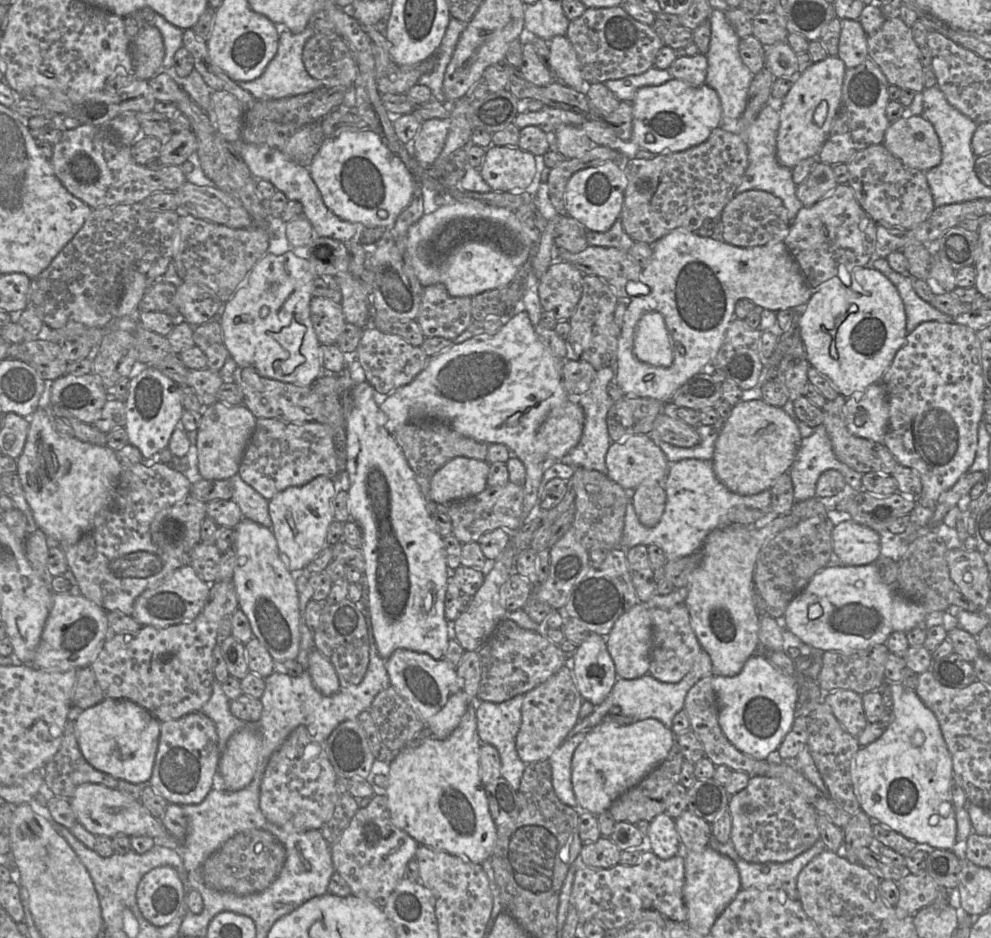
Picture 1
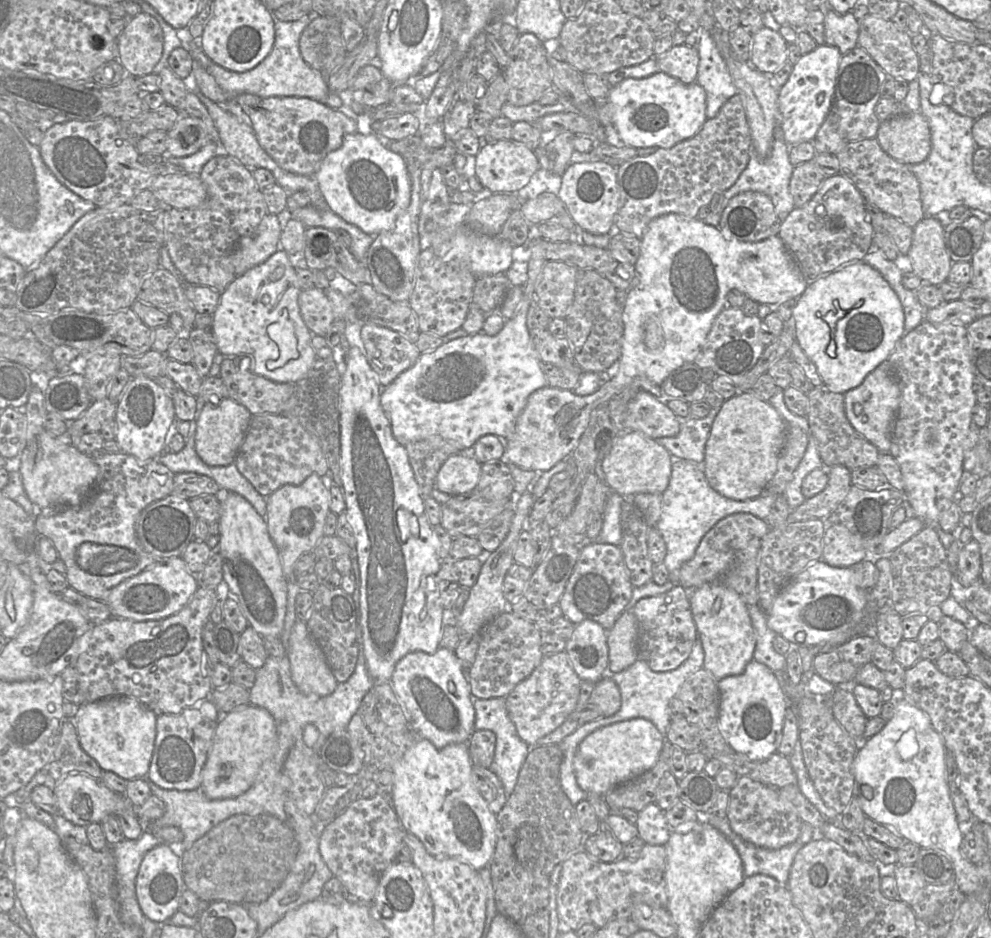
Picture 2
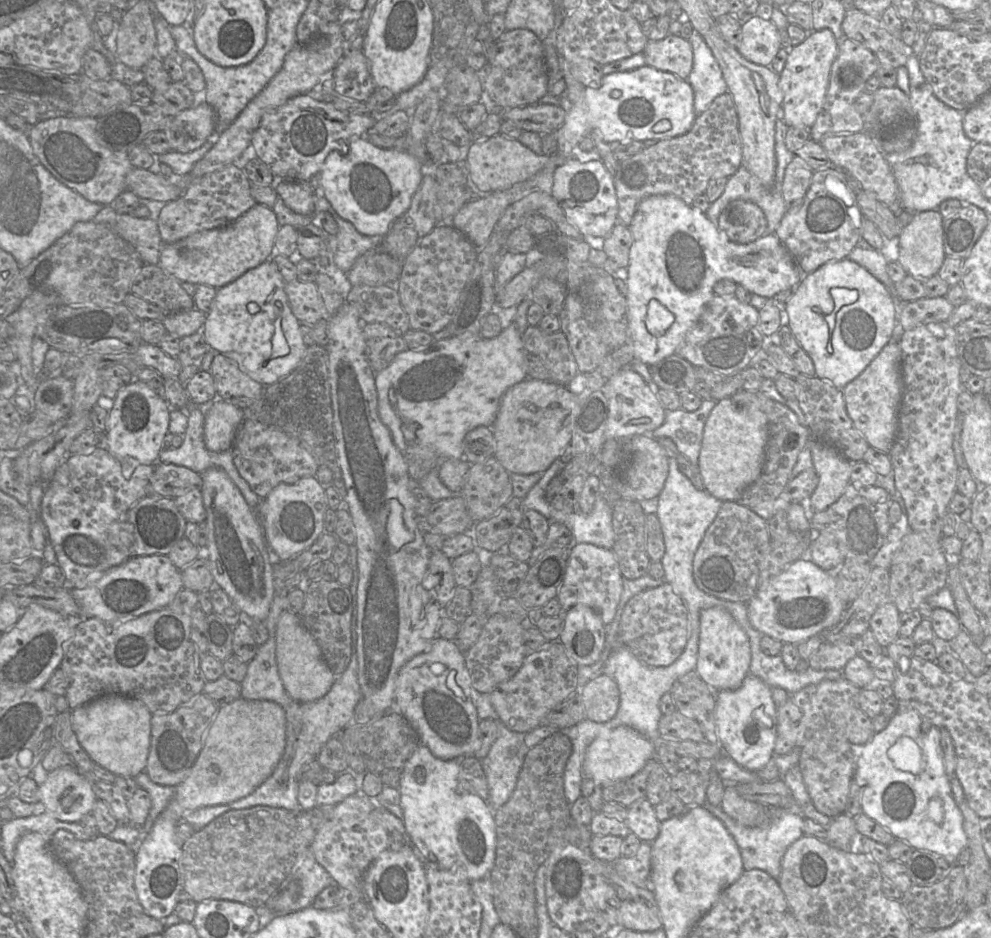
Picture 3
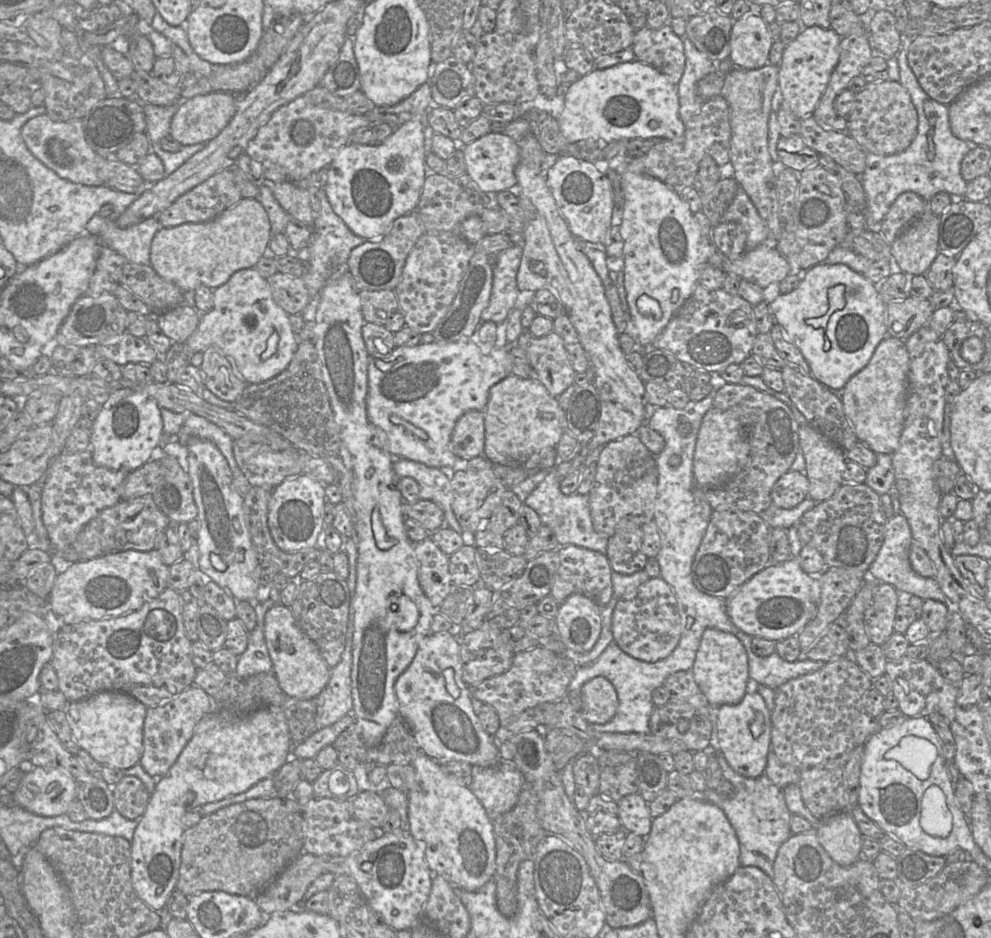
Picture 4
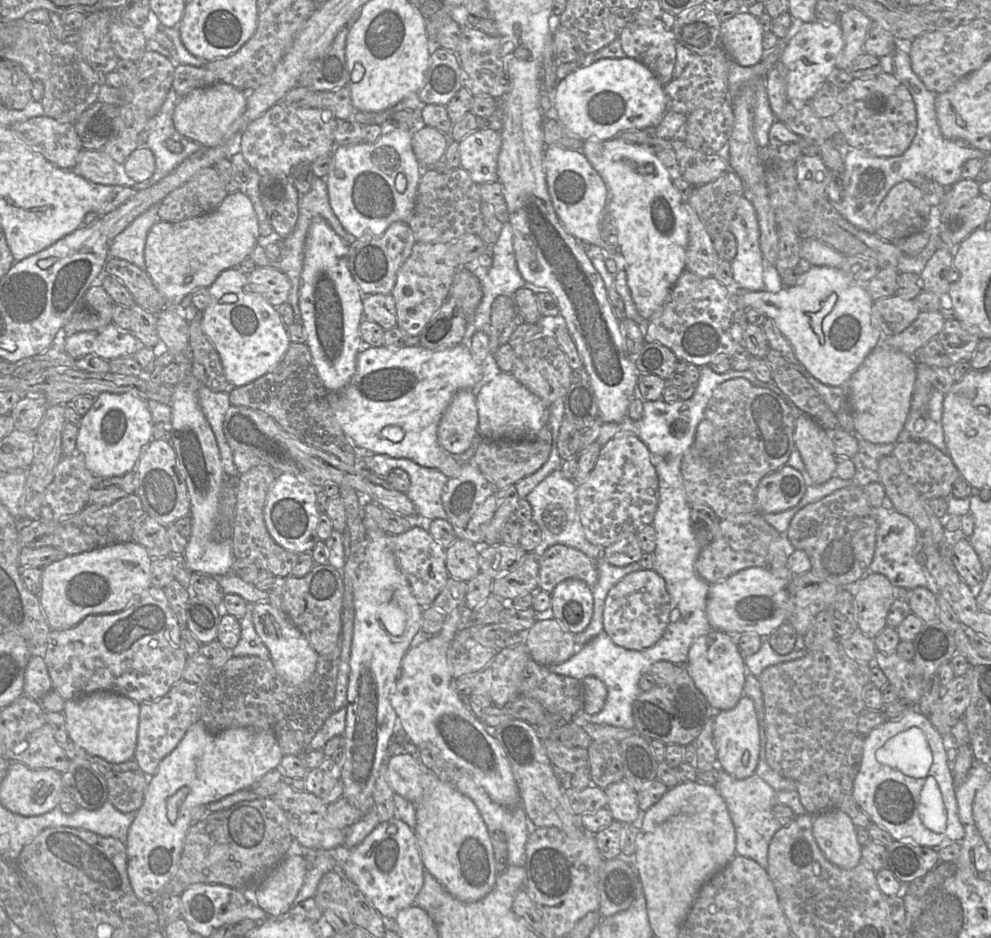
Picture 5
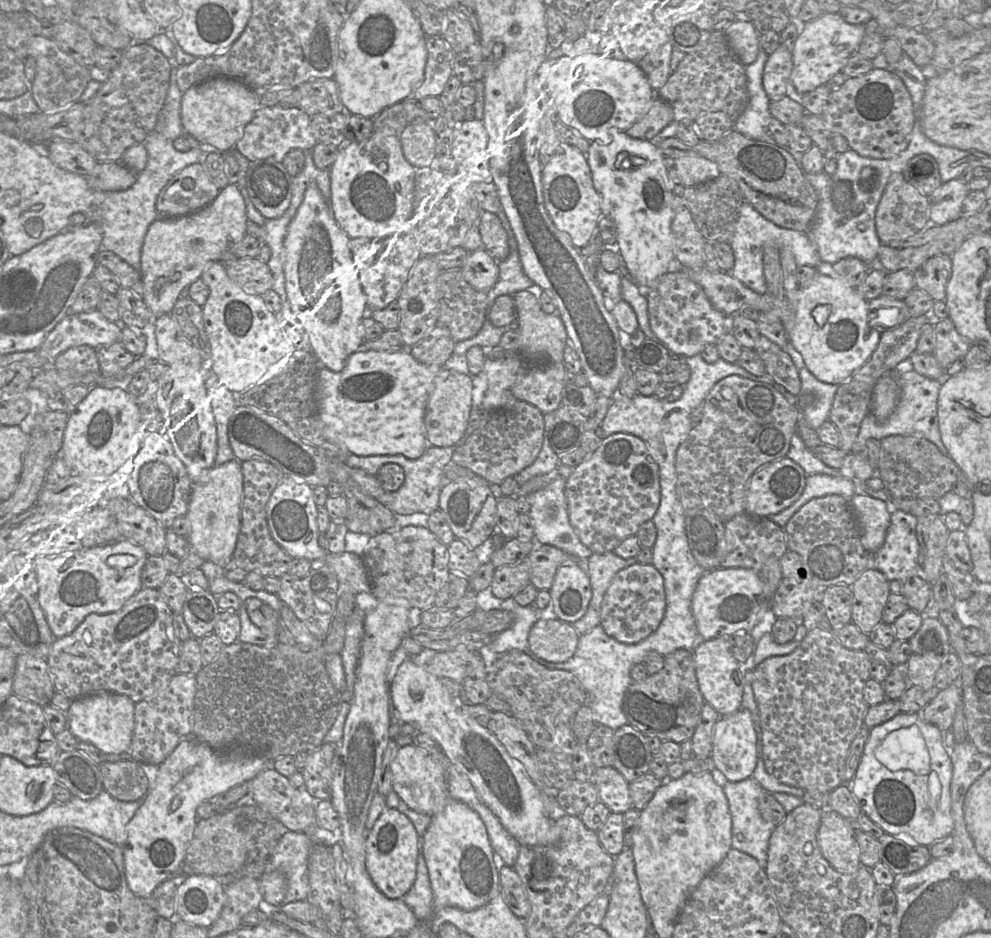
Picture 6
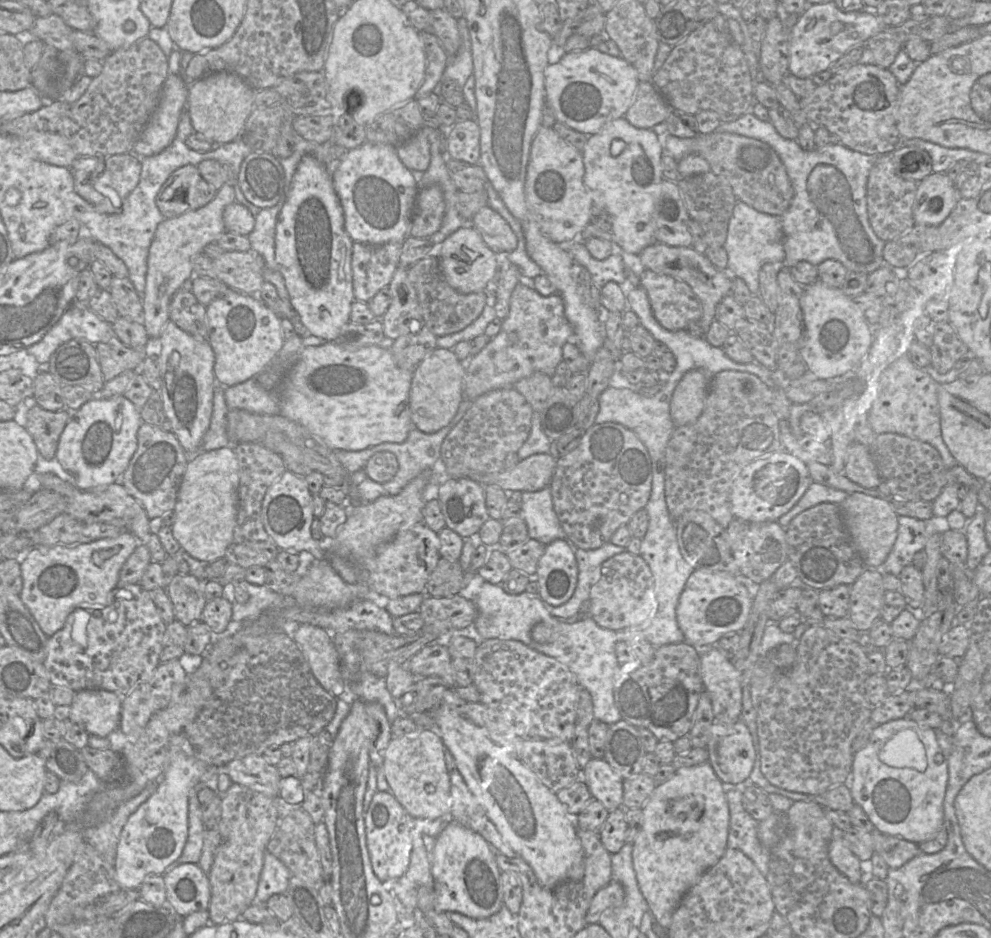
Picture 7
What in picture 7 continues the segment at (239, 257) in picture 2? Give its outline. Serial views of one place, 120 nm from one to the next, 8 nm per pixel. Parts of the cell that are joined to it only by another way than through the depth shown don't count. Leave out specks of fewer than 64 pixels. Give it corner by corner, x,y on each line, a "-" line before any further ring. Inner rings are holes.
230,184
224,185
216,192
214,198
205,206
188,211
172,218
165,218
157,226
149,247
145,290
142,295
142,324
149,337
159,337
169,319
169,305
173,295
181,289
181,285
192,279
193,258
206,245
216,242
225,232
223,211
225,207
236,201
235,190

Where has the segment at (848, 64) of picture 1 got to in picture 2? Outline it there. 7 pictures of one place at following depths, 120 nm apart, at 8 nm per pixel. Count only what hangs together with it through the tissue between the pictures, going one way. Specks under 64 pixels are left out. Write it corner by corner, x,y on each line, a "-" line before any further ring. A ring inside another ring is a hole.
830,8
824,13
825,44
835,46
842,55
858,46
859,23
850,12
839,14

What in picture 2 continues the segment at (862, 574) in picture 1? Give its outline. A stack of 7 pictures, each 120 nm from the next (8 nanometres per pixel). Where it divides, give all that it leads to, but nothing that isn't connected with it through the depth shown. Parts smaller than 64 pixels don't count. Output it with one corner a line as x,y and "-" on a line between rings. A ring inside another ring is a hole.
823,560
809,564
798,573
776,596
767,615
767,625
790,643
813,647
819,643
841,645
857,634
857,624
862,621
866,605
866,592
857,586
857,576
852,567
834,567

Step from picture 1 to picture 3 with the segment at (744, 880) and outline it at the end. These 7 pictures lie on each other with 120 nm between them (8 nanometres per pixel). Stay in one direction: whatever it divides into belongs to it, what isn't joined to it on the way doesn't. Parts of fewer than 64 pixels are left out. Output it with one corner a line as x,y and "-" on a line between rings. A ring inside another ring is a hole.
709,802
704,807
720,819
734,837
742,857
744,870
760,869
771,875
777,882
781,875
781,861
788,847
804,835
804,816
800,812
792,812
782,808
770,808
770,821
758,827
746,827
728,816
721,806
713,806

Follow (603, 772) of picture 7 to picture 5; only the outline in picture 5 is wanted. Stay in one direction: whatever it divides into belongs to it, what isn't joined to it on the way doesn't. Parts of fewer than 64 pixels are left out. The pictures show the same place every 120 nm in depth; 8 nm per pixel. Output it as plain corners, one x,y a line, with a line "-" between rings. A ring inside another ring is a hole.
627,781
612,783
603,790
608,797
607,808
614,820
623,824
639,822
645,812
639,809
637,792

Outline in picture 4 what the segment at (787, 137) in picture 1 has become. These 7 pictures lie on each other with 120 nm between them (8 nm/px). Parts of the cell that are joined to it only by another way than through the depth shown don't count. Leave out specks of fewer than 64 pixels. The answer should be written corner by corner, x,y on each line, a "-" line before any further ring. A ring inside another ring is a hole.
801,27
799,35
785,46
778,71
778,95
798,118
813,115
840,56
841,37
831,28

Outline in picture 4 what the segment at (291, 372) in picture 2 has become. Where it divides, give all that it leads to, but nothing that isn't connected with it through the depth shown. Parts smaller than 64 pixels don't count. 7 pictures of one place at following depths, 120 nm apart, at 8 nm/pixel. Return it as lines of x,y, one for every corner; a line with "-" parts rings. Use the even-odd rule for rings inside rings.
246,268
236,271
225,284
213,291
212,309
202,314
197,329
186,342
191,352
203,352
208,347
215,347
230,361
235,374
247,385
265,382
284,371
293,359
298,343
289,315
275,303
267,279
255,268

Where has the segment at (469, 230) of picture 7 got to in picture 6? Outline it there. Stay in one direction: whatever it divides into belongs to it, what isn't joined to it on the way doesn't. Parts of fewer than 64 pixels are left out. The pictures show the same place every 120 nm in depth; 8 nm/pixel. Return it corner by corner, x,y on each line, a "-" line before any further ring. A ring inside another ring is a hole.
483,247
469,252
460,269
471,286
483,291
488,291
498,279
498,261

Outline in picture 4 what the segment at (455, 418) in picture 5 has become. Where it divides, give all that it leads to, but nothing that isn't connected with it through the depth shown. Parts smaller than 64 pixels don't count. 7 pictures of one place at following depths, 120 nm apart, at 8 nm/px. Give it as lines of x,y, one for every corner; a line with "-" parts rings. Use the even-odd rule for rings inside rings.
470,410
464,413
453,429
450,449
459,458
470,460
483,455
485,425
483,411

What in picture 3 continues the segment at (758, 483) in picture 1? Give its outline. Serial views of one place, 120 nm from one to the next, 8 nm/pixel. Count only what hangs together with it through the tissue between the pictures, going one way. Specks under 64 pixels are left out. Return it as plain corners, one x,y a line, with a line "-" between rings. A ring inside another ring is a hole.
725,397
720,401
717,401
715,407
710,412
707,421
705,423
704,431
703,431
703,439
701,450
699,454
698,460
698,468
704,483
704,490
706,490
709,494
719,499
720,501
738,501
743,492
747,487
749,487
762,472
764,460
765,460
765,448
767,443
767,416
764,412
759,410
755,405
735,405
731,397

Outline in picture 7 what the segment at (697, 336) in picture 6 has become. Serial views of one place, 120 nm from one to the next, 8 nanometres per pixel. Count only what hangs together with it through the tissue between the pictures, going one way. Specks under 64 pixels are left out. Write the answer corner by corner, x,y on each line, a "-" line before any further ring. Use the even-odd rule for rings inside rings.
644,270
641,273
640,283
647,293
655,319
665,329
669,331
687,330
692,322
698,322
701,319
701,302
685,282
665,274

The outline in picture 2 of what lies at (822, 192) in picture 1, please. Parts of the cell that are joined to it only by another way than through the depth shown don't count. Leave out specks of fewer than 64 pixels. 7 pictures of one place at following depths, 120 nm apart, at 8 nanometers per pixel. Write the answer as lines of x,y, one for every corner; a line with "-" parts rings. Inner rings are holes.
813,161
794,166
789,191
795,207
801,207
810,201
825,178
826,175

